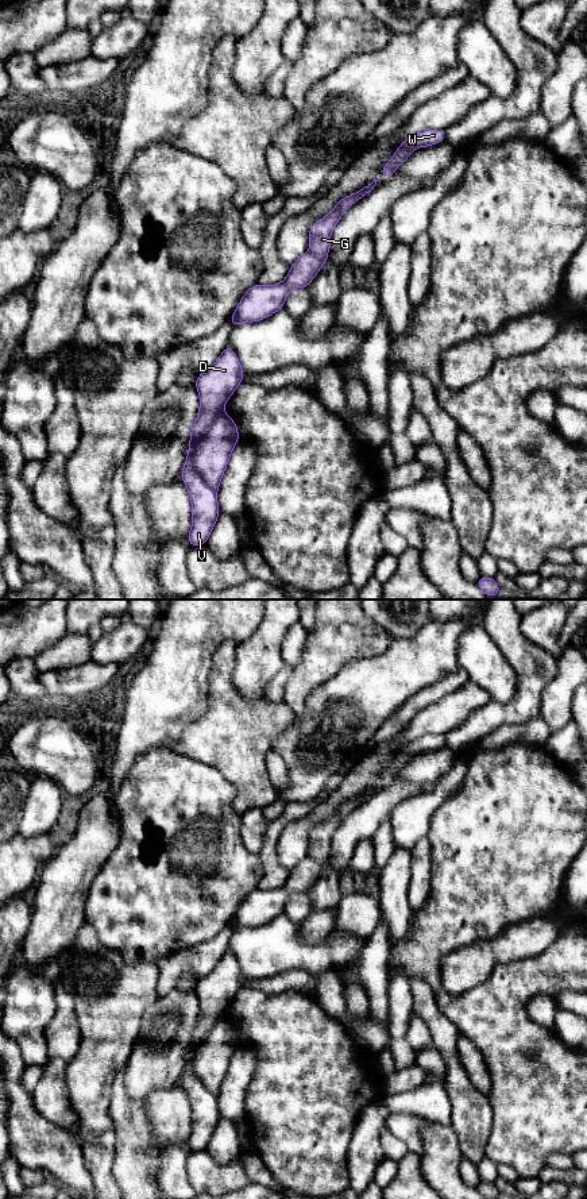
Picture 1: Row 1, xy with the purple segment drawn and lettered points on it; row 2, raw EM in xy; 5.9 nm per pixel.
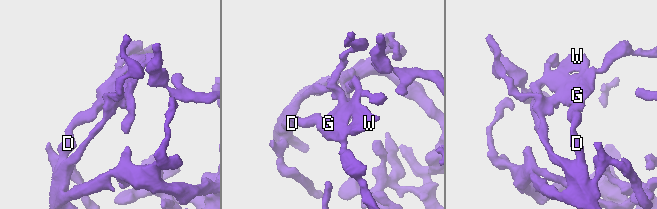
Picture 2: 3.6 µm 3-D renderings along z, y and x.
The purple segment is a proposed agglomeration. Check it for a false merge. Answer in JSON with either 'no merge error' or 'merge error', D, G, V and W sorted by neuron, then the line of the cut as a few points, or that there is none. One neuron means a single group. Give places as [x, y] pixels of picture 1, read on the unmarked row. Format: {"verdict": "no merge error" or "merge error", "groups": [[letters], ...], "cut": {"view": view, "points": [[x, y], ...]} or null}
{"verdict": "merge error", "groups": [["D", "V"], ["G", "W"]], "cut": {"view": "xy", "points": [[221, 1016], [190, 1059], [190, 1071], [215, 1097]]}}

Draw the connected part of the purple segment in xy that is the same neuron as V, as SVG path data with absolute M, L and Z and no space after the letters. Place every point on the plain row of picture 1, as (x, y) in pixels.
M228 949L216 967L197 980L194 988L200 1002L200 1013L190 1036L190 1050L181 1076L192 1109L192 1130L188 1140L190 1152L206 1149L220 1119L217 1096L211 1094L192 1072L192 1053L209 1037L212 1028L223 1017L229 1002L243 988L243 976L237 960Z

